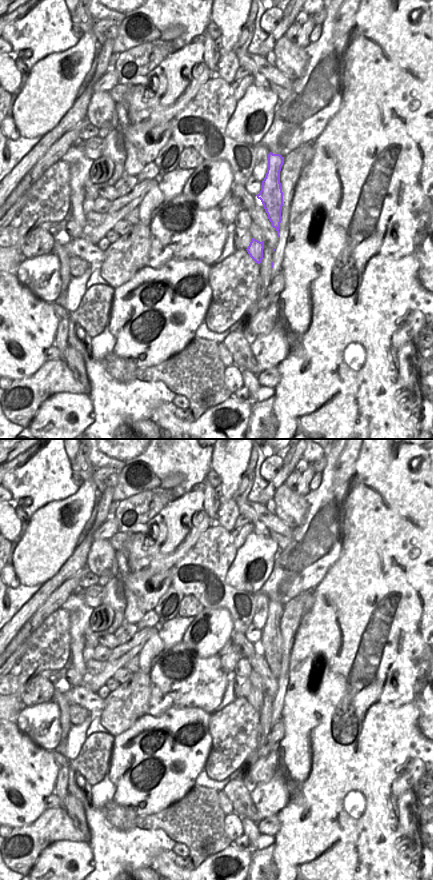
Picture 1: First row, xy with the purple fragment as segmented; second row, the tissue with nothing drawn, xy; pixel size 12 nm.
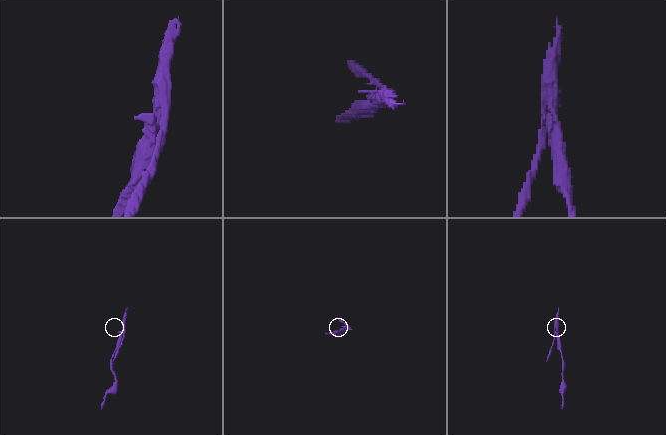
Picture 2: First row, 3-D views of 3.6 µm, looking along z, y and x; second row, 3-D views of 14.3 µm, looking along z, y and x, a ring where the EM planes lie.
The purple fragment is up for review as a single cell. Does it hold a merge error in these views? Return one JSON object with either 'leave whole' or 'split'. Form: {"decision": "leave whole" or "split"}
{"decision": "split"}

